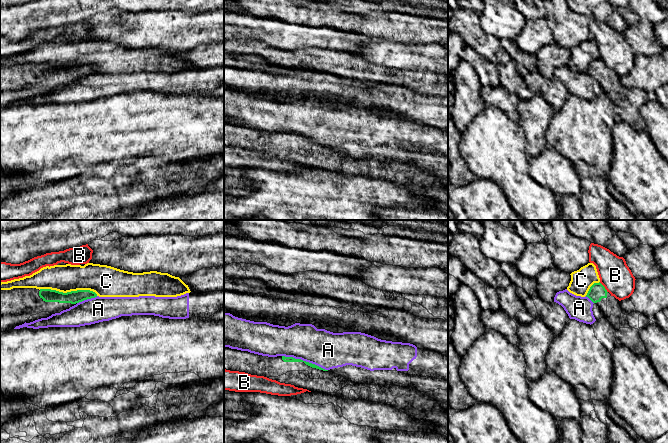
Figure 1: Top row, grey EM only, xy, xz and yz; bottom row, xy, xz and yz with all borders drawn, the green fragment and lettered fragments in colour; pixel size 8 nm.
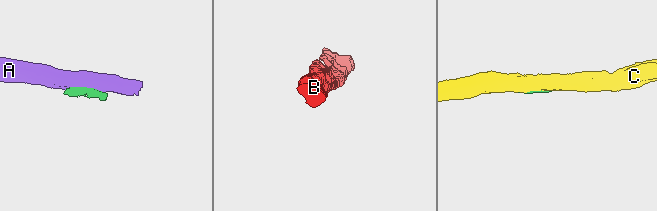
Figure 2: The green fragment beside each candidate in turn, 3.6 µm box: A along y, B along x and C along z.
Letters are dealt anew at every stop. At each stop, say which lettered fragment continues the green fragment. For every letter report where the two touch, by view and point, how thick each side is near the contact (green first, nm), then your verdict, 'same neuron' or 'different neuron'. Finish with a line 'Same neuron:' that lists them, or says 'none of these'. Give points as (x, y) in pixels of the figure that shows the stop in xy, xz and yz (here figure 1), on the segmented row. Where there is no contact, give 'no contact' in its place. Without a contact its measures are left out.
A: meets green in xz at (305, 361); 50 nm thick on the green side, 300 nm on the other; different neuron
B: meets green in yz at (604, 287); 140 nm thick on the green side, 240 nm on the other; different neuron
C: meets green in xy at (68, 292); 110 nm thick on the green side, 220 nm on the other; different neuron
Same neuron: none of these

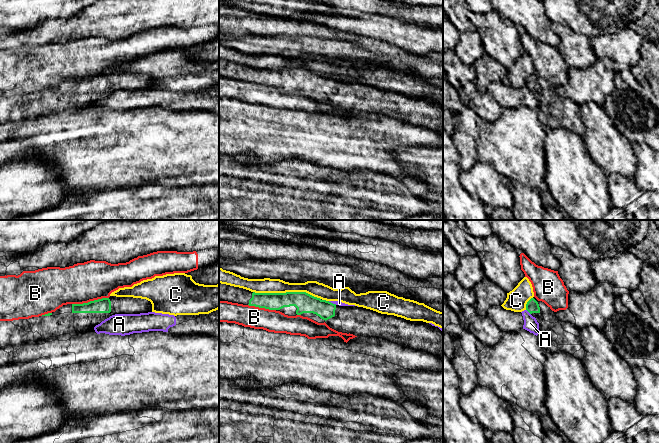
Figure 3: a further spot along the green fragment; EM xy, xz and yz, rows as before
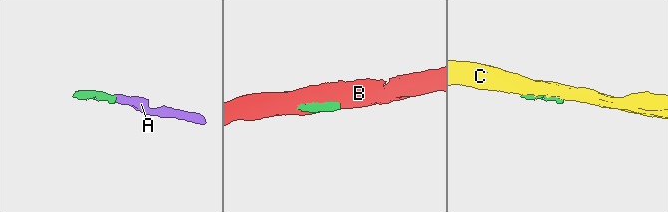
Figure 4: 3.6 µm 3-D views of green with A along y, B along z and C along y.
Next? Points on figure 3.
A: meets green in xz at (332, 303); 160 nm thick on the green side, 40 nm on the other; different neuron
B: meets green in xy at (90, 301); 120 nm thick on the green side, 320 nm on the other; different neuron
C: meets green in xz at (287, 292); 160 nm thick on the green side, 120 nm on the other; different neuron
Same neuron: none of these

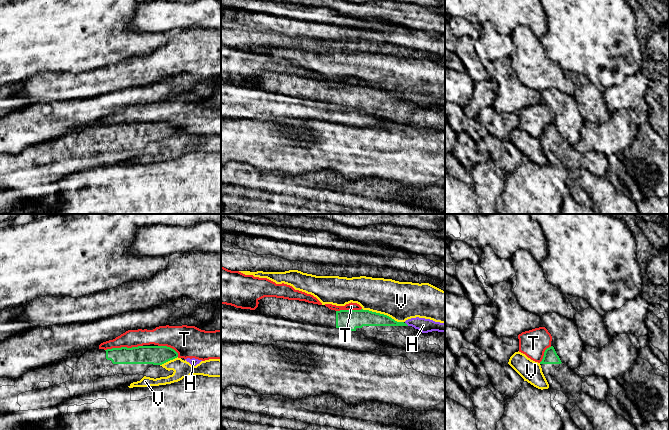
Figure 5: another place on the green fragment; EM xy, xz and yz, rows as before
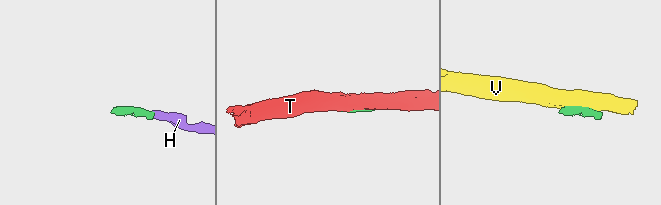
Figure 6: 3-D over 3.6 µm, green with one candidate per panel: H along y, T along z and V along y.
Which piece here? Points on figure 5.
H: meets green in xz at (406, 324); 110 nm thick on the green side, 110 nm on the other; different neuron
T: meets green in xy at (123, 347); 140 nm thick on the green side, 140 nm on the other; different neuron
V: meets green in xz at (383, 314); 150 nm thick on the green side, 300 nm on the other; different neuron
Same neuron: none of these

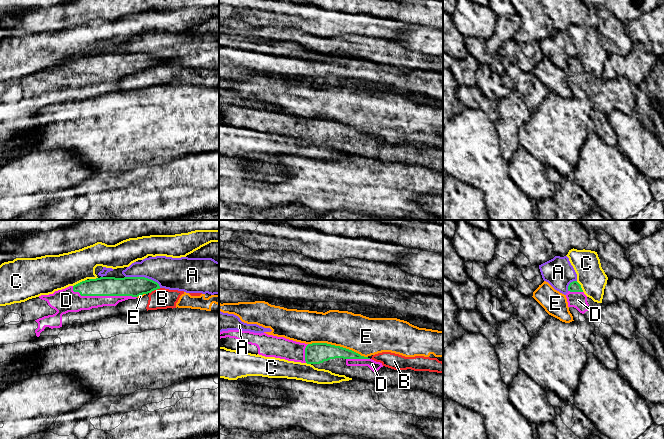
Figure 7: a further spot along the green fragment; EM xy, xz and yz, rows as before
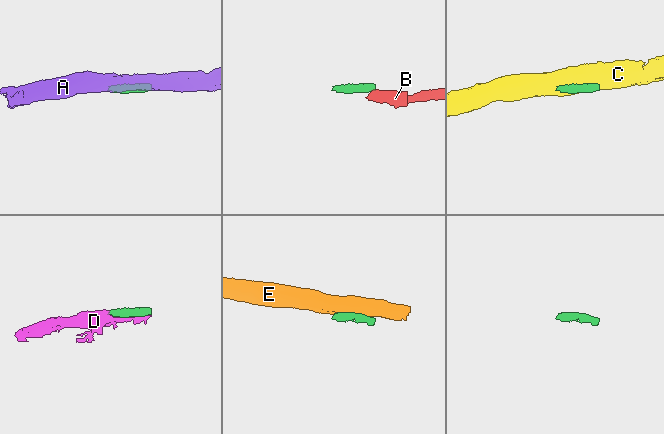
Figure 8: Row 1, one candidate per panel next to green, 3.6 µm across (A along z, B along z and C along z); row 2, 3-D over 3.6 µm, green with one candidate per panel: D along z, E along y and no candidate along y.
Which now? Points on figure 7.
A: meets green in xy at (143, 277); 160 nm thick on the green side, 260 nm on the other; different neuron
B: meets green in xy at (154, 289); 160 nm thick on the green side, 170 nm on the other; different neuron
C: meets green in xy at (80, 282); 160 nm thick on the green side, 300 nm on the other; different neuron
D: meets green in xy at (103, 295); 160 nm thick on the green side, 160 nm on the other; same neuron
E: meets green in xz at (338, 346); 170 nm thick on the green side, 300 nm on the other; different neuron
Same neuron: D

